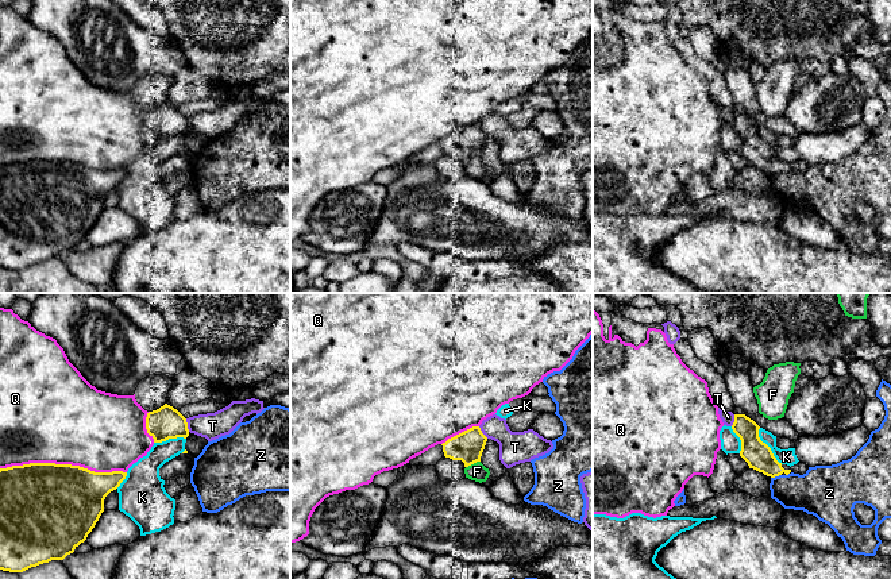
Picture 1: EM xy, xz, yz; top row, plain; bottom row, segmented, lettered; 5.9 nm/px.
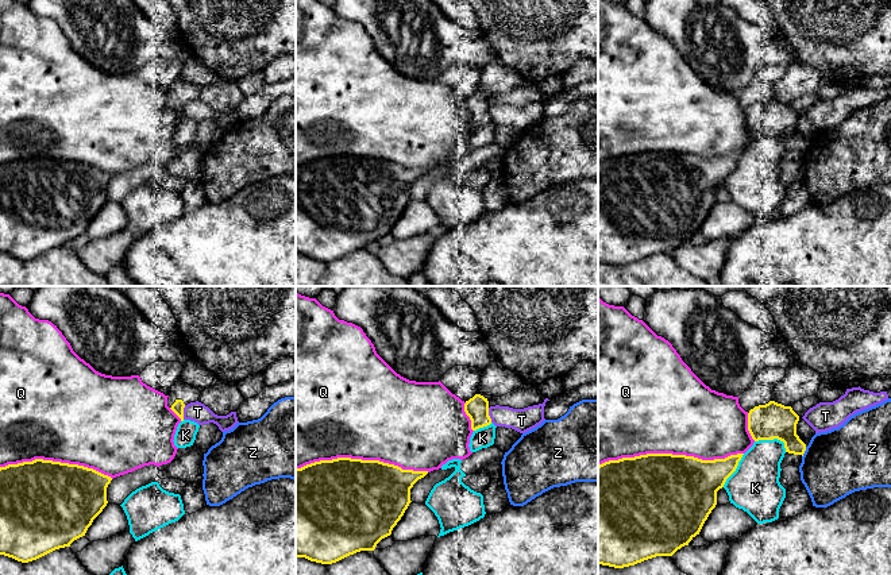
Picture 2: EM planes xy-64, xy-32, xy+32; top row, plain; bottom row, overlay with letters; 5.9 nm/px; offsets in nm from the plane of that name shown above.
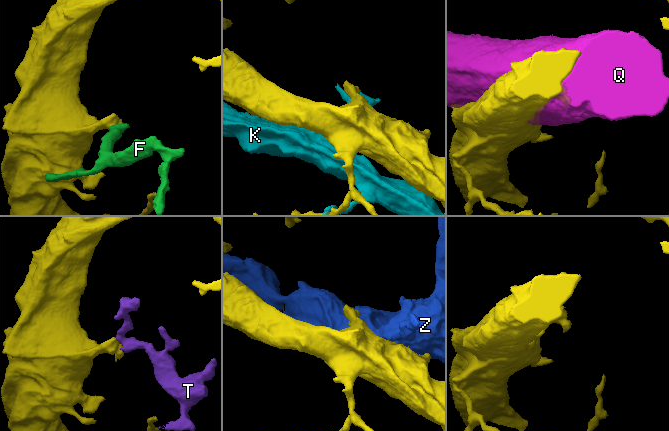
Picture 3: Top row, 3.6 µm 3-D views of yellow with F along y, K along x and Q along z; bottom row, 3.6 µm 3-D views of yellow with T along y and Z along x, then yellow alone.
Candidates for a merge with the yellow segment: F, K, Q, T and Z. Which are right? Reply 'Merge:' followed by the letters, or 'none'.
Merge: F

